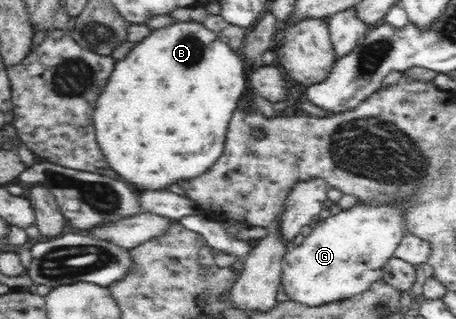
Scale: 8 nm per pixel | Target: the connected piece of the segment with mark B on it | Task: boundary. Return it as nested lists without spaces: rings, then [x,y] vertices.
[[[189,21],[189,23],[177,23],[156,31],[152,31],[151,35],[141,43],[135,45],[127,59],[117,61],[113,72],[109,77],[109,83],[105,87],[105,91],[101,93],[101,97],[97,99],[97,107],[93,113],[93,127],[97,131],[96,142],[100,147],[104,159],[107,160],[109,168],[112,169],[113,176],[121,177],[125,184],[129,184],[138,192],[143,191],[167,191],[170,185],[178,181],[191,180],[197,176],[203,176],[221,157],[224,151],[225,138],[228,130],[229,122],[232,114],[239,108],[240,101],[246,95],[248,87],[247,75],[245,75],[245,59],[240,53],[235,53],[225,44],[215,32],[209,31],[209,28],[201,25],[201,22]]]

